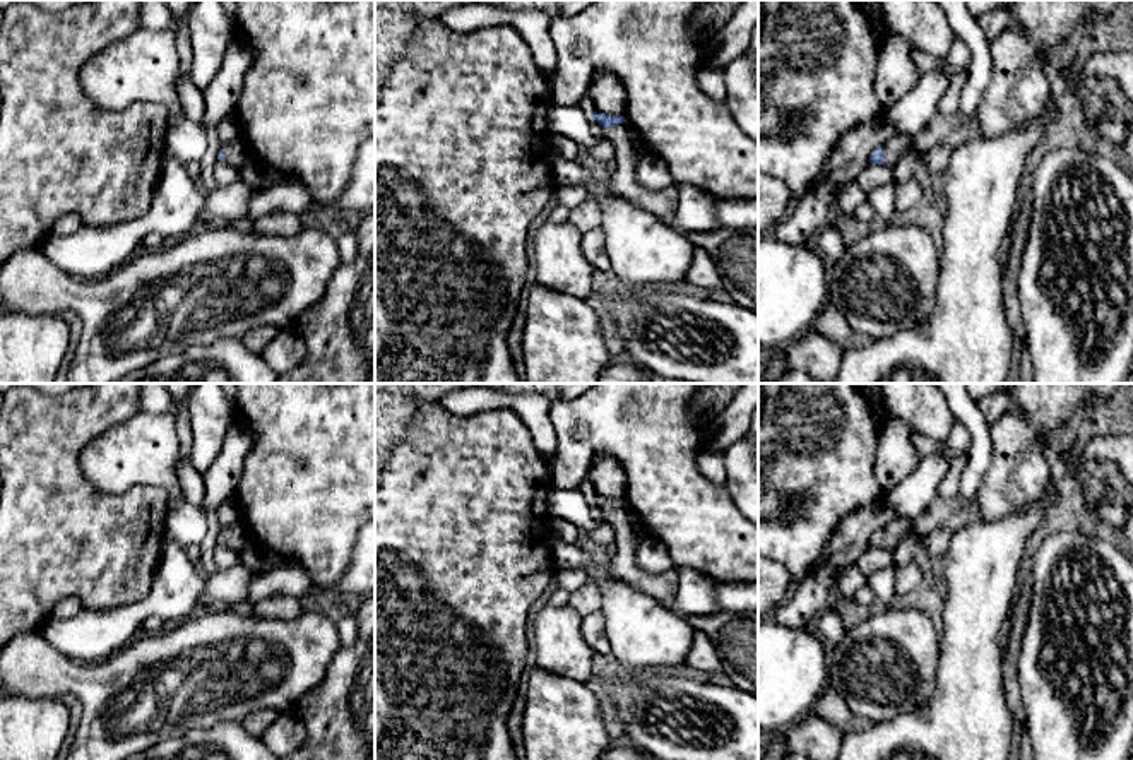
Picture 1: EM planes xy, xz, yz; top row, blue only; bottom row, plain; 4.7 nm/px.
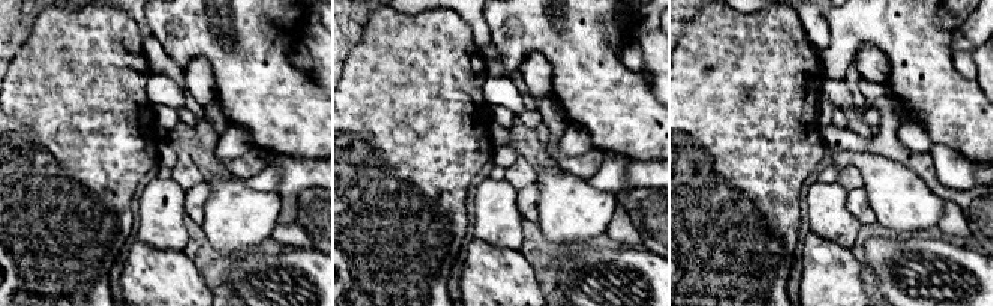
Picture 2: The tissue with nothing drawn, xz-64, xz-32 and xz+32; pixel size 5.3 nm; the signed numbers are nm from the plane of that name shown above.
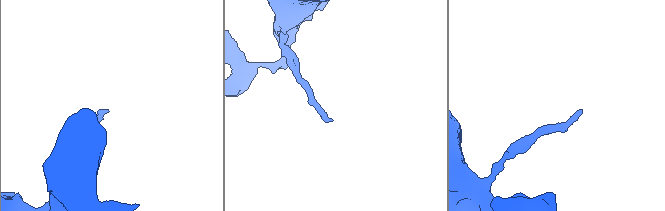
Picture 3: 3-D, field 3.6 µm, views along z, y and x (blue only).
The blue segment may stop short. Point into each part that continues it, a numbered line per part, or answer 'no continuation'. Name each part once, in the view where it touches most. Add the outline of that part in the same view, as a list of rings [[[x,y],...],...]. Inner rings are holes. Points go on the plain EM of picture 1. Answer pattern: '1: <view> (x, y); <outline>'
1: xz (622, 565); [[[623,505],[606,512],[604,522],[614,531],[616,553],[604,558],[611,577],[630,584],[674,611],[679,582],[678,572],[673,568],[664,573],[650,575],[637,567],[635,555],[644,534],[630,508]]]

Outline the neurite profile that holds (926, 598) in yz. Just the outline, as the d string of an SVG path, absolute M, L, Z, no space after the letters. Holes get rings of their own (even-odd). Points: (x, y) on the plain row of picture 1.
M917 548L916 561L921 567L922 579L914 591L911 603L931 620L934 632L938 637L941 637L945 594L936 585L936 579L931 568L931 556L926 553L926 549Z

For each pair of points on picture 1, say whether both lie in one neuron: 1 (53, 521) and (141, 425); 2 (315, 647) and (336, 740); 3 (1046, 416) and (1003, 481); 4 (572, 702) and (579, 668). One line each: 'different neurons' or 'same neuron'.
1: different neurons
2: different neurons
3: same neuron
4: different neurons

